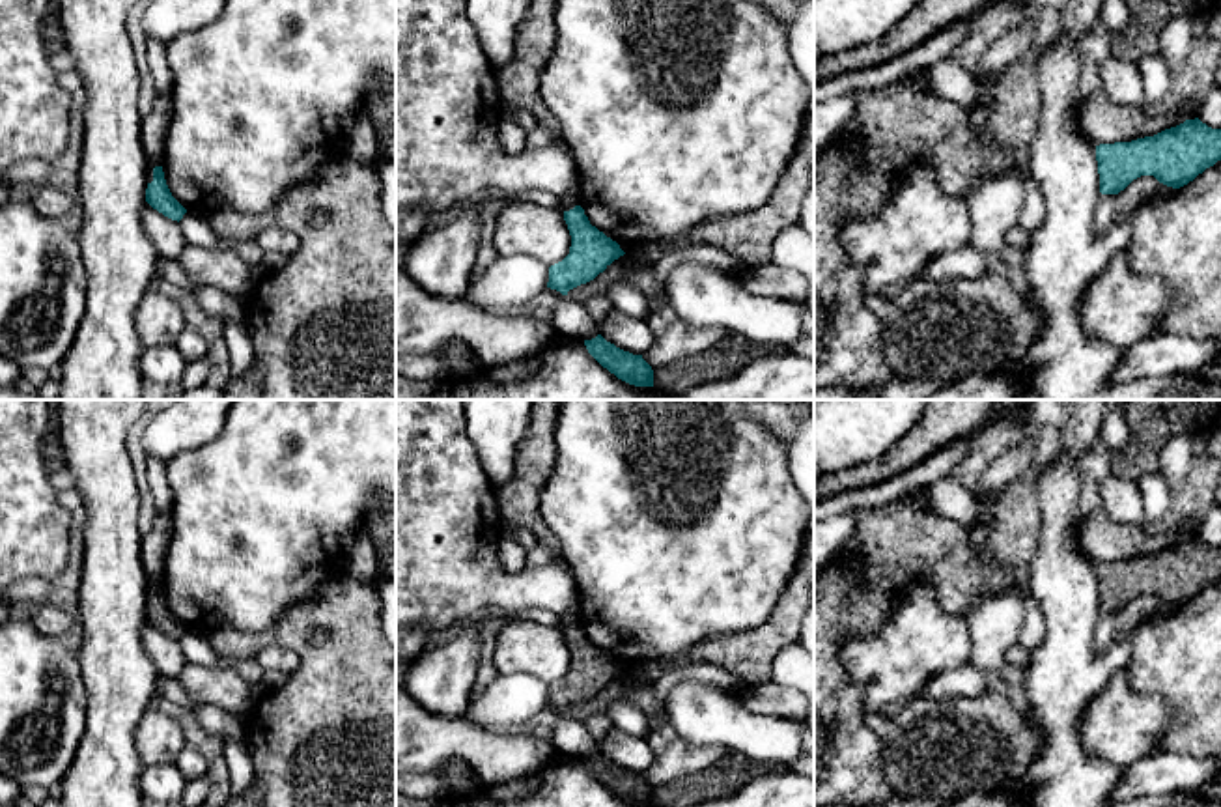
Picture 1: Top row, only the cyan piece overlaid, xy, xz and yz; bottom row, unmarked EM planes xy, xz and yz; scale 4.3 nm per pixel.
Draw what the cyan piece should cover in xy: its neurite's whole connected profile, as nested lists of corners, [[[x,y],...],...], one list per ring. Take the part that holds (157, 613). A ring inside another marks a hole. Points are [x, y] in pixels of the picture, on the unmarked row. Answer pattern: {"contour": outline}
{"contour": [[[162,585],[153,587],[153,600],[147,602],[146,620],[172,639],[181,639],[187,628],[172,615]]]}

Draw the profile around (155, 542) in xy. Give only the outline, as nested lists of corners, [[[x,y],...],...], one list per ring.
[[[157,514],[153,529],[142,536],[142,568],[153,585],[164,581],[164,559],[172,540],[172,514]]]

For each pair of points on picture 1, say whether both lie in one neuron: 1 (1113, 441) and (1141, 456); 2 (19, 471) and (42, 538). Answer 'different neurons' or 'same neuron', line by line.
1: different neurons
2: same neuron

